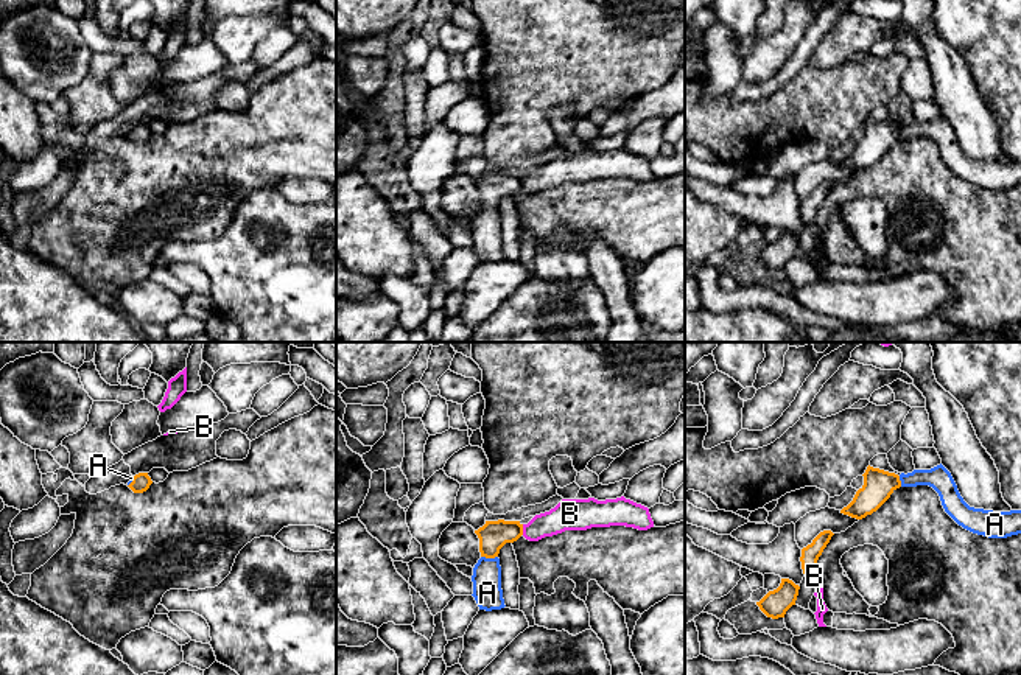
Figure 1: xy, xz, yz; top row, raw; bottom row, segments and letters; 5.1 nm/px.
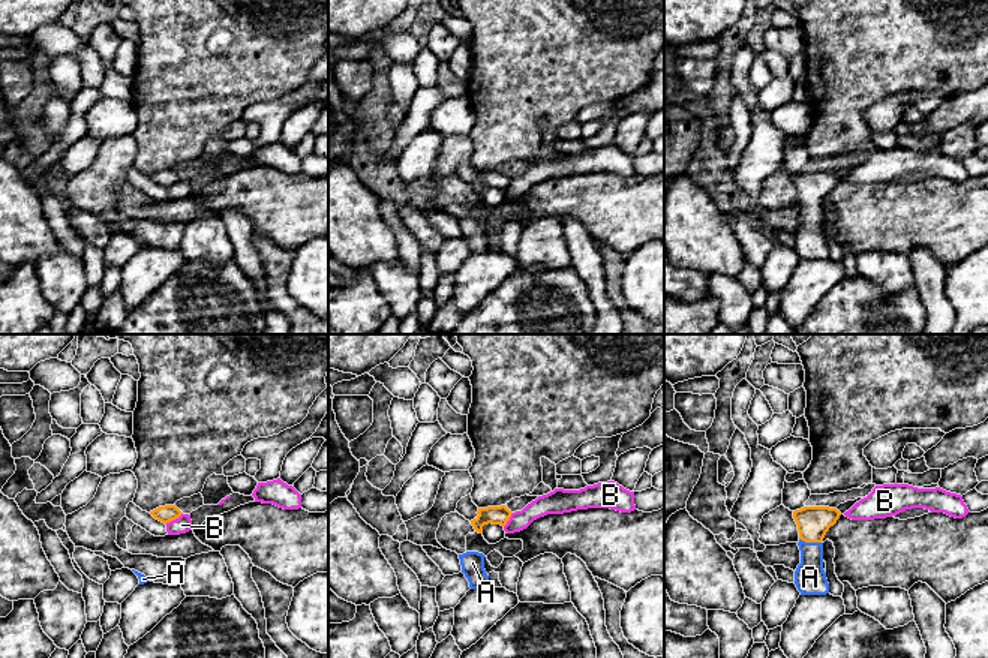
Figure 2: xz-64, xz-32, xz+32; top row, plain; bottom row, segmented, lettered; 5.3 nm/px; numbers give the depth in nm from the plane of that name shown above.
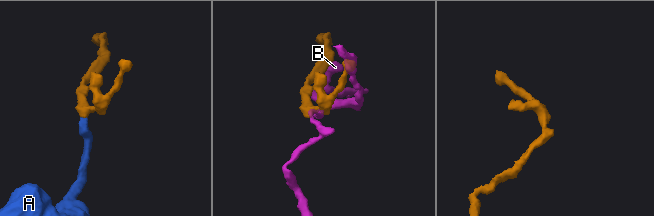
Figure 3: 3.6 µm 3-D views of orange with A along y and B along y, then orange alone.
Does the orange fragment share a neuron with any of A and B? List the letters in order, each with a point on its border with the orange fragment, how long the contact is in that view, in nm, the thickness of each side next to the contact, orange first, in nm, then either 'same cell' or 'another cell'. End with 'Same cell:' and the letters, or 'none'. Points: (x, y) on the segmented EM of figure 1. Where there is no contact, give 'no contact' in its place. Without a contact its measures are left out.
A: xz (489, 557) | 90 nm | 150/150 nm | same cell
B: xz (522, 529) | 60 nm | 150/160 nm | another cell
Same cell: A

